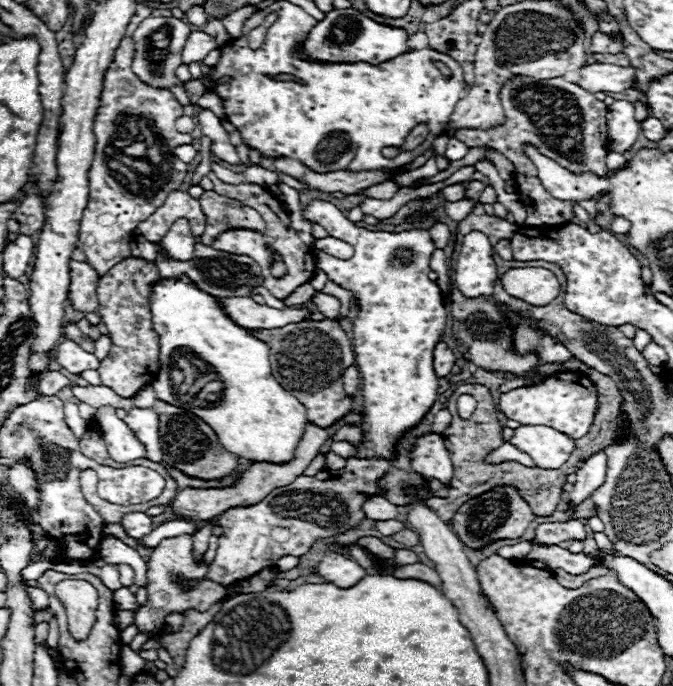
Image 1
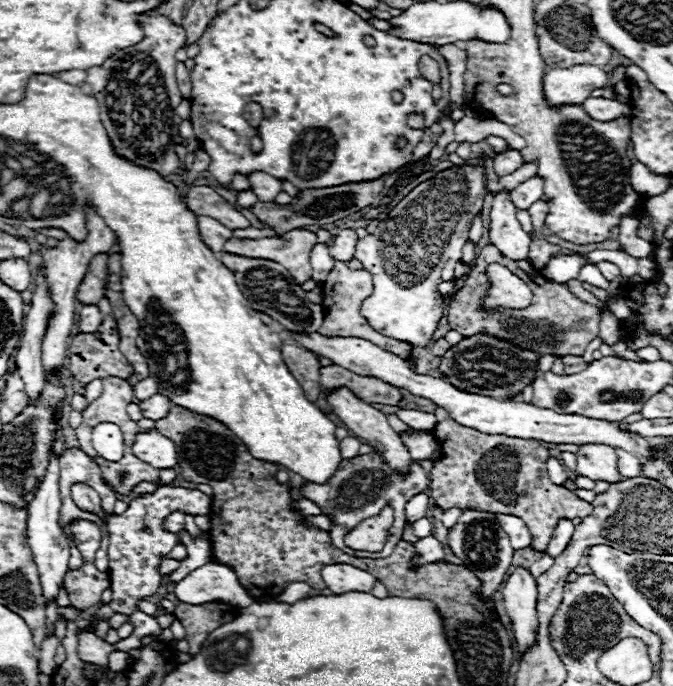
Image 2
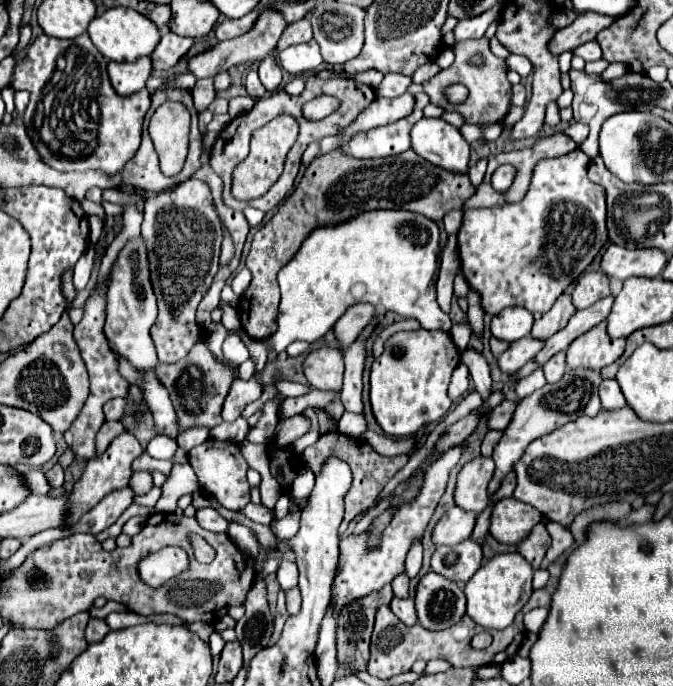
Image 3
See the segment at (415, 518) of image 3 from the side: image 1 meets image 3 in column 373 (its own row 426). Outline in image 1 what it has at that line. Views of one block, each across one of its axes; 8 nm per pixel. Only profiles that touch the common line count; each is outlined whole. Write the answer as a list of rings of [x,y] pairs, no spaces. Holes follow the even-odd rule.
[[[558,372],[534,388],[516,388],[500,394],[500,410],[506,418],[528,426],[552,426],[562,434],[578,440],[592,428],[598,410],[598,390],[590,378],[580,372]]]

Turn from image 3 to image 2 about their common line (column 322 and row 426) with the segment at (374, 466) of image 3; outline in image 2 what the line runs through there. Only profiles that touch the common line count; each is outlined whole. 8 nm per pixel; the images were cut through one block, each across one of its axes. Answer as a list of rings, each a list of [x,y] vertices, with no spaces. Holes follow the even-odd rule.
[[[444,408],[434,410],[438,424],[434,436],[442,450],[442,460],[434,464],[430,490],[436,506],[442,510],[482,510],[494,514],[512,514],[524,520],[534,536],[534,550],[544,552],[560,518],[586,518],[592,504],[580,500],[564,486],[556,486],[548,478],[546,462],[550,452],[538,440],[522,440],[510,436],[480,434],[456,424]]]

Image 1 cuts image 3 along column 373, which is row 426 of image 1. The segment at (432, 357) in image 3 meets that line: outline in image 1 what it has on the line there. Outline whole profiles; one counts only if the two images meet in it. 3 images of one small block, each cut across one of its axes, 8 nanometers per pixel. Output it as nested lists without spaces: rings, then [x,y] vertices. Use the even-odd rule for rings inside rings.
[[[314,200],[306,210],[304,216],[312,224],[320,224],[328,230],[329,236],[340,238],[354,246],[354,256],[350,260],[338,260],[324,252],[314,252],[316,268],[324,270],[332,282],[340,288],[350,290],[358,298],[358,318],[354,320],[354,354],[356,364],[362,376],[362,396],[364,396],[364,438],[366,448],[362,454],[366,456],[392,456],[394,440],[410,426],[414,426],[434,404],[438,396],[438,376],[432,366],[432,352],[434,346],[440,342],[440,336],[446,328],[448,312],[444,308],[444,296],[436,282],[428,278],[430,274],[430,258],[436,250],[436,244],[430,236],[430,230],[404,230],[404,232],[372,232],[366,228],[354,226],[334,204],[324,200]]]

